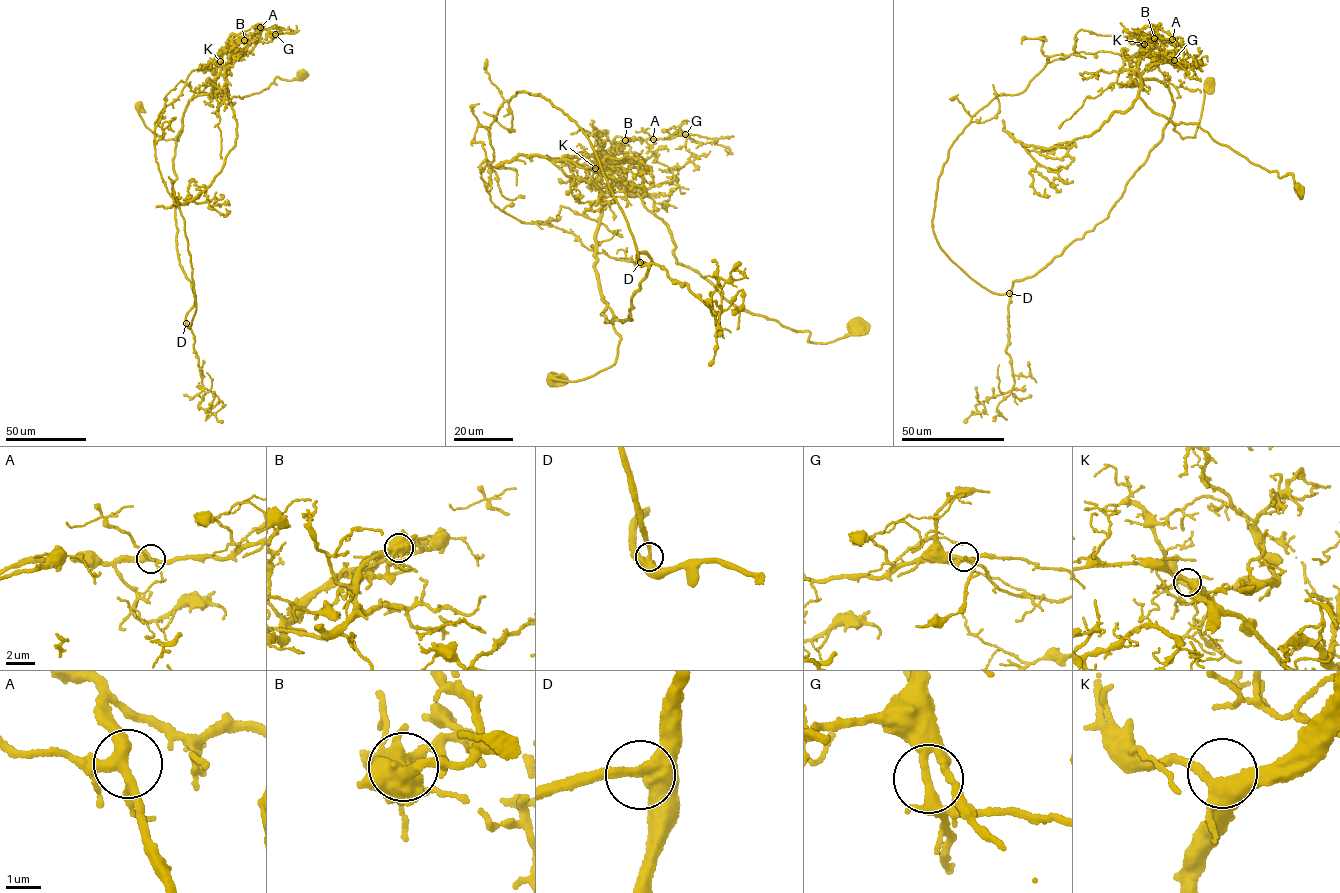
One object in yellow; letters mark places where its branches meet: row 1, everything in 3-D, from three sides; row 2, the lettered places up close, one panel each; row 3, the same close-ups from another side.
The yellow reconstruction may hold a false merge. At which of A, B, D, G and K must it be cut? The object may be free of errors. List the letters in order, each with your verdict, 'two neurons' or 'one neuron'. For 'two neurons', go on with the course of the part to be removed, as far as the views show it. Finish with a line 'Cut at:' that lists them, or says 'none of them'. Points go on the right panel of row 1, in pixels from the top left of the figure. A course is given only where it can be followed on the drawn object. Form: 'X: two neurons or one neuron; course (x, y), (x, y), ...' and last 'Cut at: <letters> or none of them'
A: one neuron
B: two neurons; course (1154, 38), (1125, 111), (1065, 146), (1022, 143), (1071, 158), (1047, 167)
D: one neuron
G: one neuron
K: one neuron
Cut at: B

